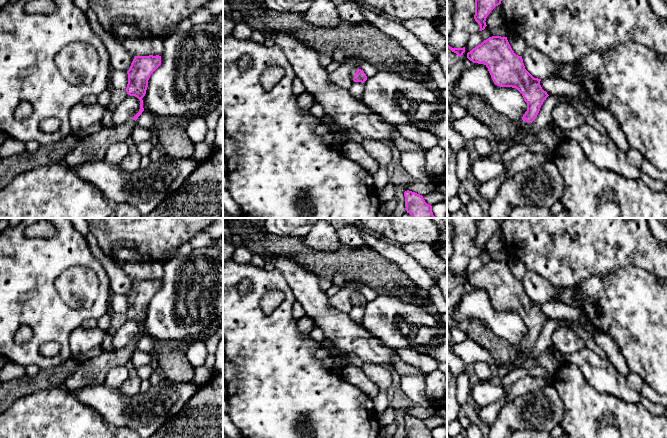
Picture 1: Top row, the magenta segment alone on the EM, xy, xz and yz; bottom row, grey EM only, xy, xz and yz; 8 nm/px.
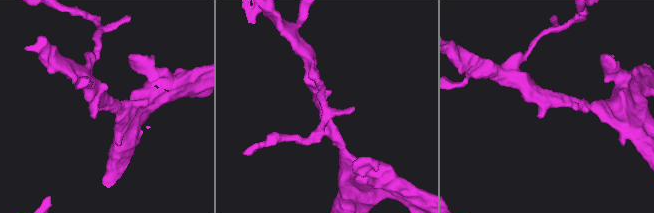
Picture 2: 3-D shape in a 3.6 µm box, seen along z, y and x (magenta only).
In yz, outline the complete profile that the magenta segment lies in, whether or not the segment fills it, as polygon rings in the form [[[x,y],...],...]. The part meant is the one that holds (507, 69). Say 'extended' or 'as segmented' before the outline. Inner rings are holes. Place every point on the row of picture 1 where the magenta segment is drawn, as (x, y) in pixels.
extended | [[[489,37],[468,52],[467,58],[473,63],[484,64],[495,85],[516,88],[522,94],[527,111],[518,129],[530,128],[549,95],[542,89],[541,79],[534,78],[525,69],[522,56],[514,53],[507,37]]]

